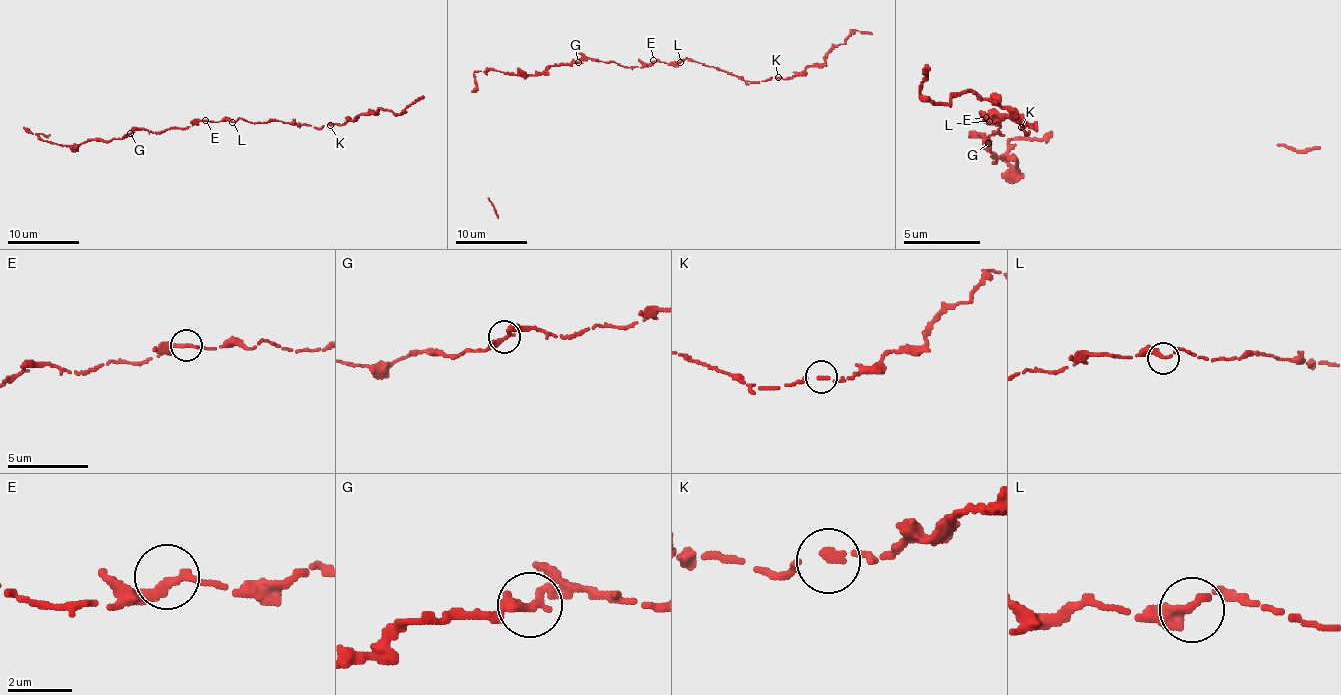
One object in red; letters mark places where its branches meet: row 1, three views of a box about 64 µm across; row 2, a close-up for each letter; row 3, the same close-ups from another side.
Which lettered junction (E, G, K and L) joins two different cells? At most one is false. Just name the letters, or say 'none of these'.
none of these

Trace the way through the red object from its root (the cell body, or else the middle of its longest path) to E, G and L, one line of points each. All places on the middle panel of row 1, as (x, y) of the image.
E: (619, 64), (640, 68), (653, 60)
G: (619, 64), (594, 59), (581, 59), (577, 62)
L: (619, 64), (640, 68), (657, 60), (667, 64), (680, 62)

